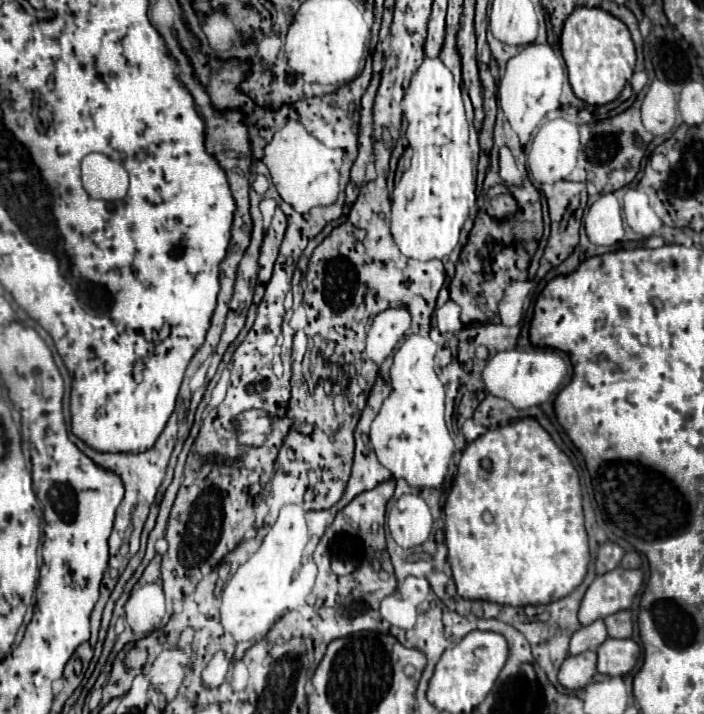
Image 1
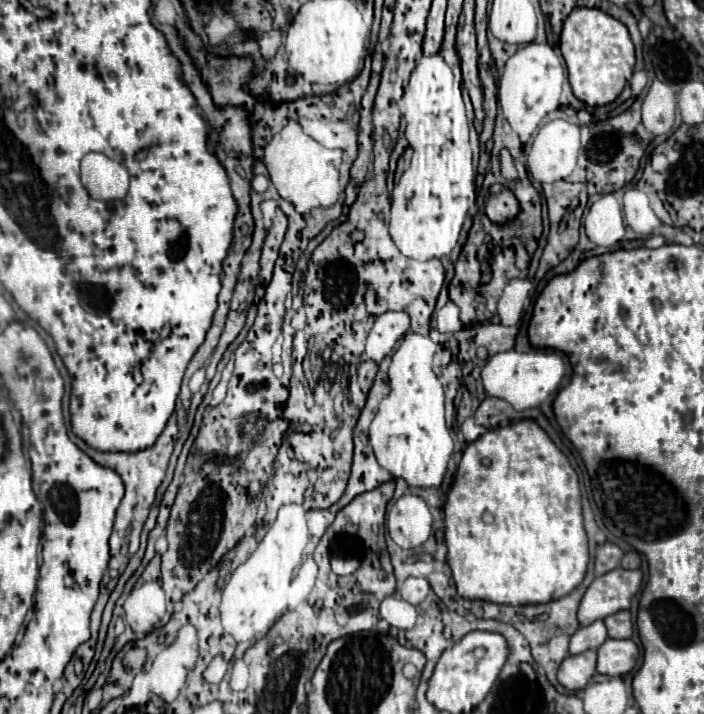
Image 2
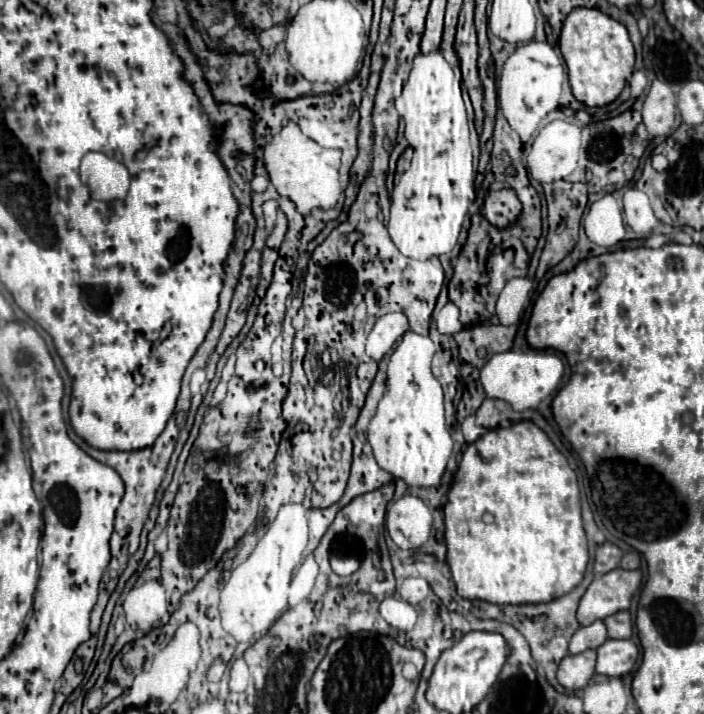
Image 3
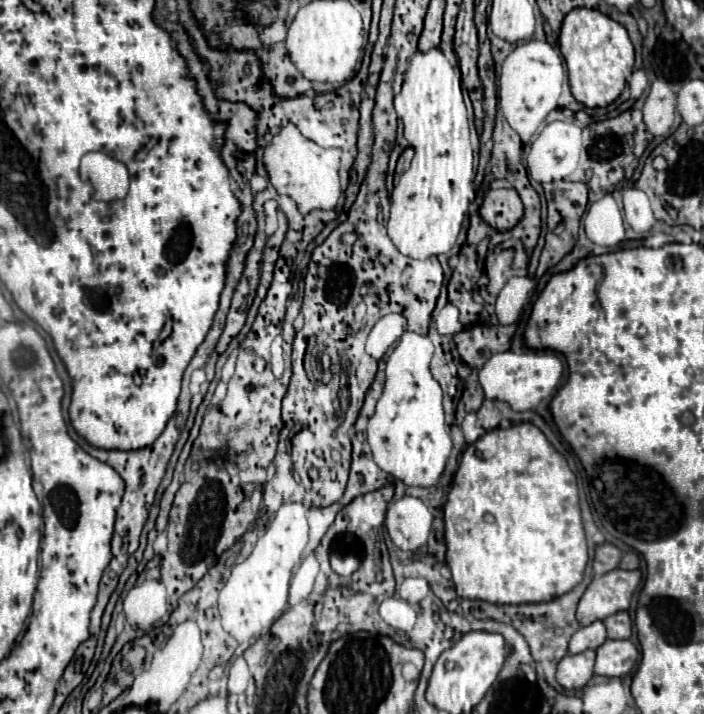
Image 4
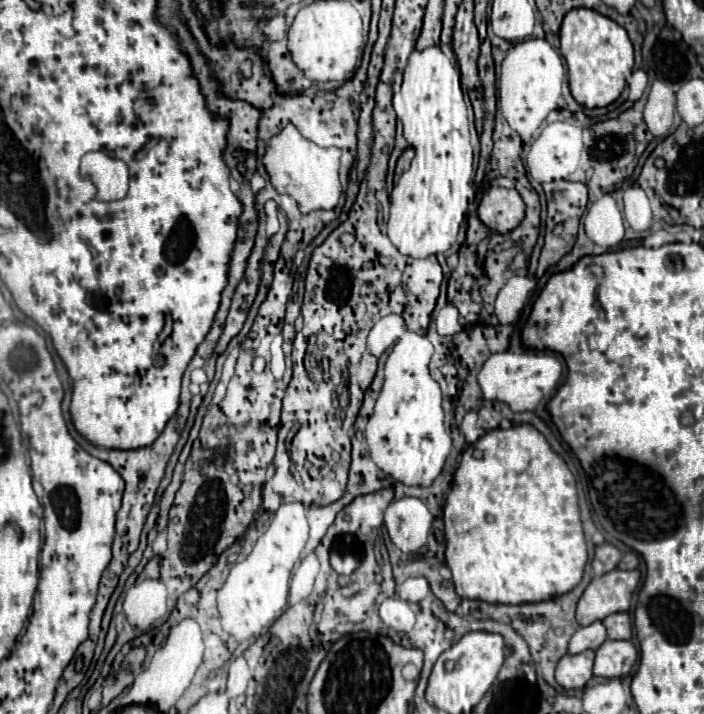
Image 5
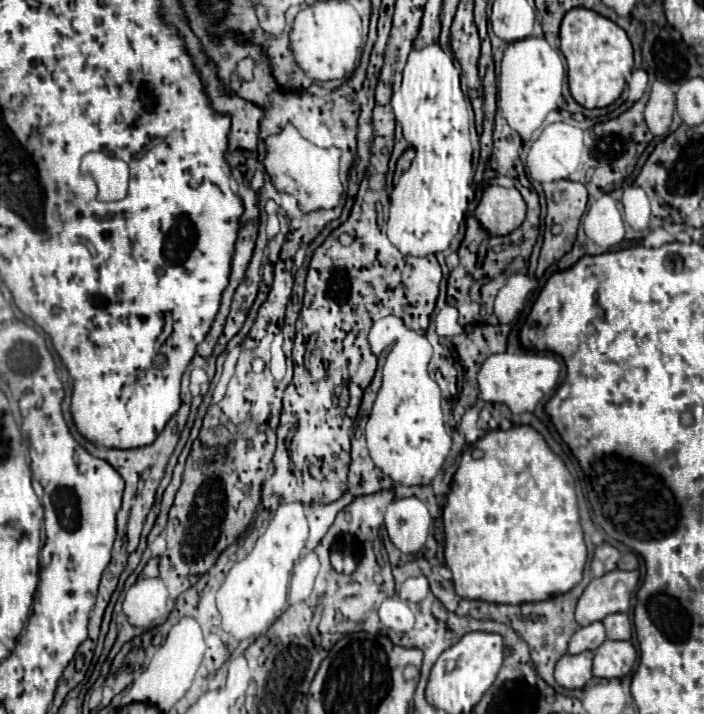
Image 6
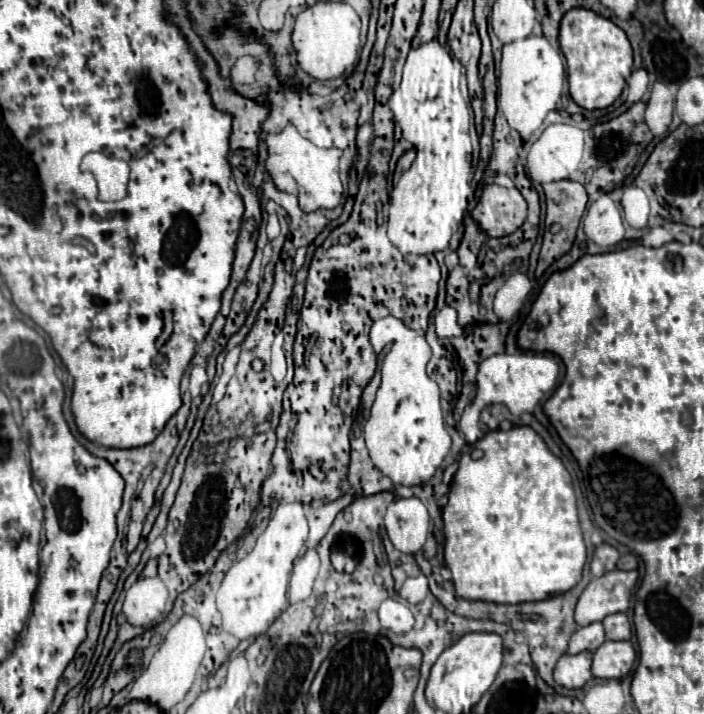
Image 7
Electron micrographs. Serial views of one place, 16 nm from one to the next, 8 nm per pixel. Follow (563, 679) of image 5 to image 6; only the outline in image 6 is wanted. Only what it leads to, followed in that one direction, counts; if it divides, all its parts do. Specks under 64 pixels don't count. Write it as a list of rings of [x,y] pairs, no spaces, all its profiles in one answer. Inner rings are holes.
[[[586,650],[582,654],[564,654],[556,664],[556,682],[566,690],[584,688],[584,684],[592,678],[592,658],[594,652]]]

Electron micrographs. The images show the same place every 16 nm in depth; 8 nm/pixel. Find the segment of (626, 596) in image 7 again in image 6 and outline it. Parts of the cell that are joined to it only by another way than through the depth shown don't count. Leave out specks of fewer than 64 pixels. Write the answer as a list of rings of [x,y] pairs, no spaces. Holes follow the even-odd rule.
[[[612,570],[600,578],[594,578],[576,606],[576,622],[580,626],[588,626],[596,620],[604,620],[608,614],[626,612],[630,608],[630,598],[634,588],[638,586],[640,572],[624,572]]]

